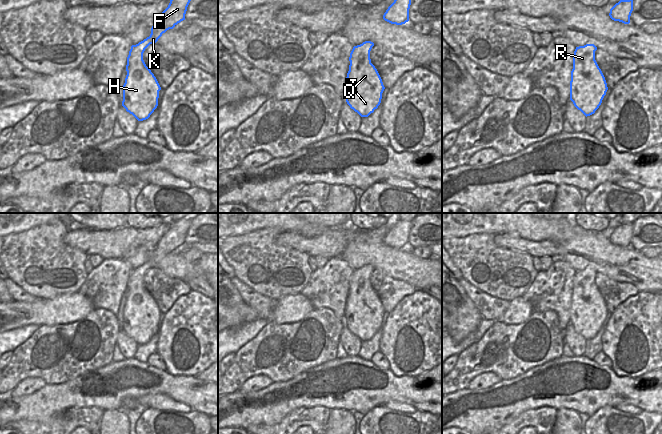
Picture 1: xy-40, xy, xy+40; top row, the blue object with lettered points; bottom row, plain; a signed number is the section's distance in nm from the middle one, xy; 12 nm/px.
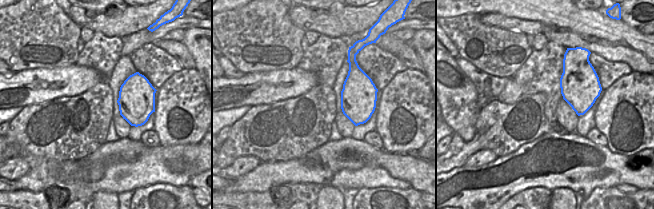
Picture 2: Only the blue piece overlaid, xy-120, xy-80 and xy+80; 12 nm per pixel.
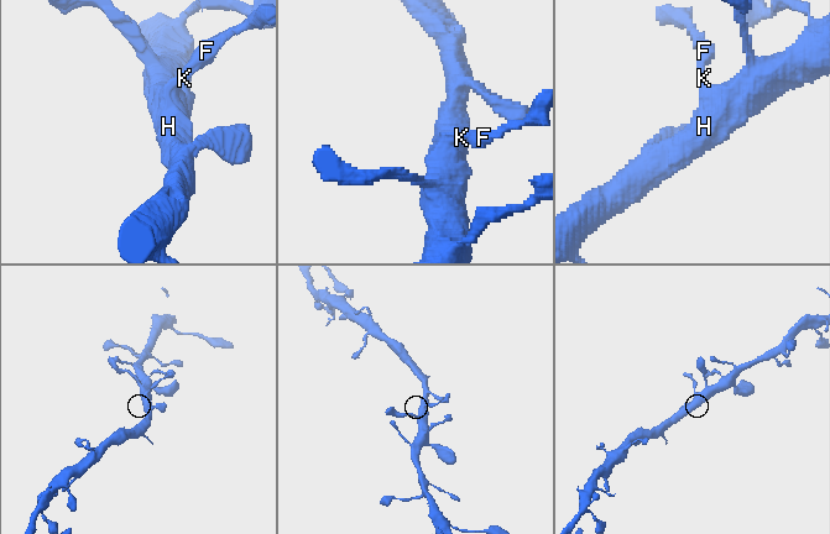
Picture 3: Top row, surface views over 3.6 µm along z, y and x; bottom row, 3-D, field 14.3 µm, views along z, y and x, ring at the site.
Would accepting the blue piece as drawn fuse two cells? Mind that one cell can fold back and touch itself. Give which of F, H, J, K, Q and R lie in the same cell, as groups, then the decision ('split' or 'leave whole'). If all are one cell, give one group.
groups F H J K Q R; leave whole

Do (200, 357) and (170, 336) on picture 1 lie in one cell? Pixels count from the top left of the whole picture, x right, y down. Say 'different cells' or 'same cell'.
same cell

